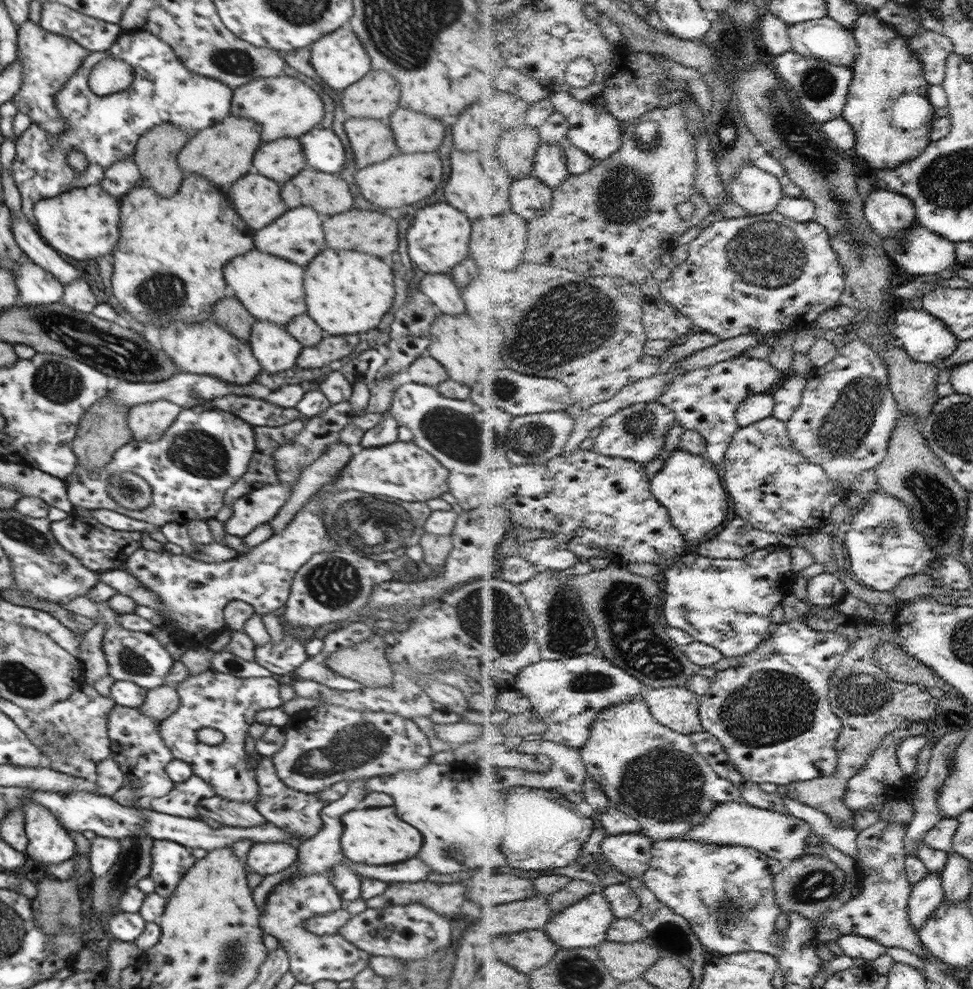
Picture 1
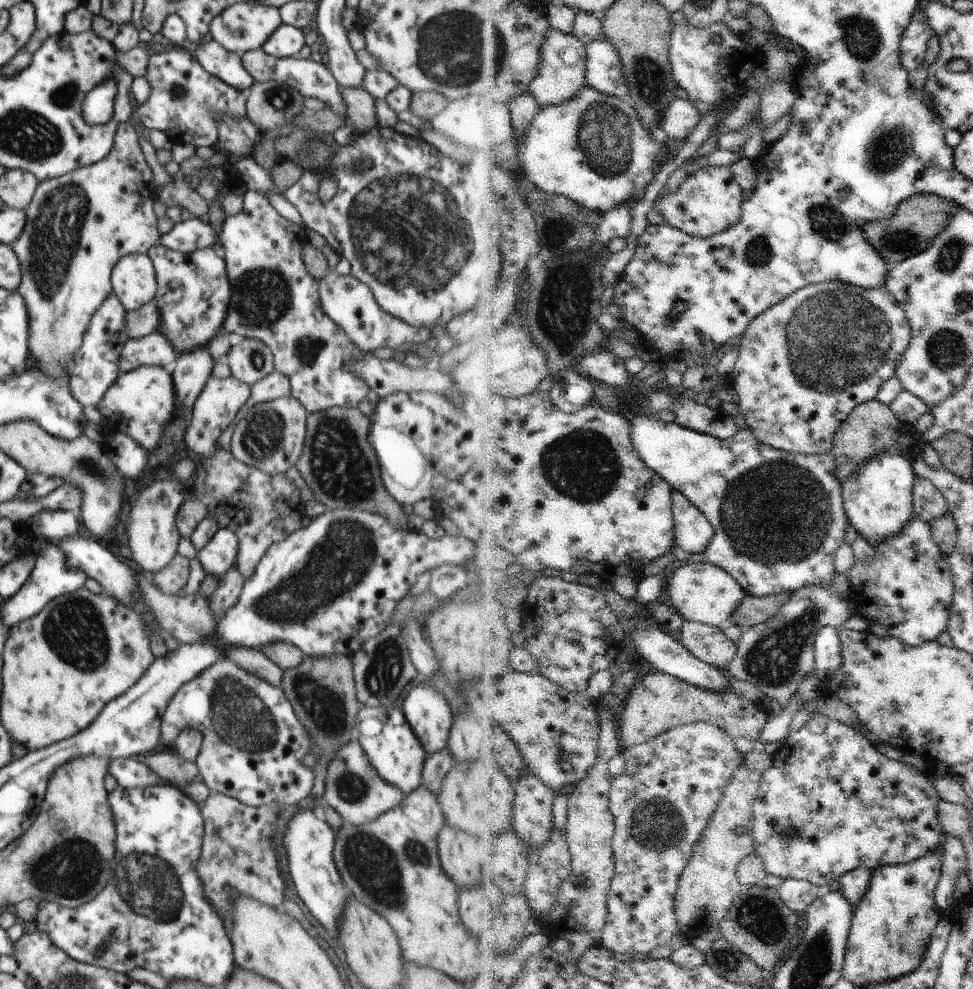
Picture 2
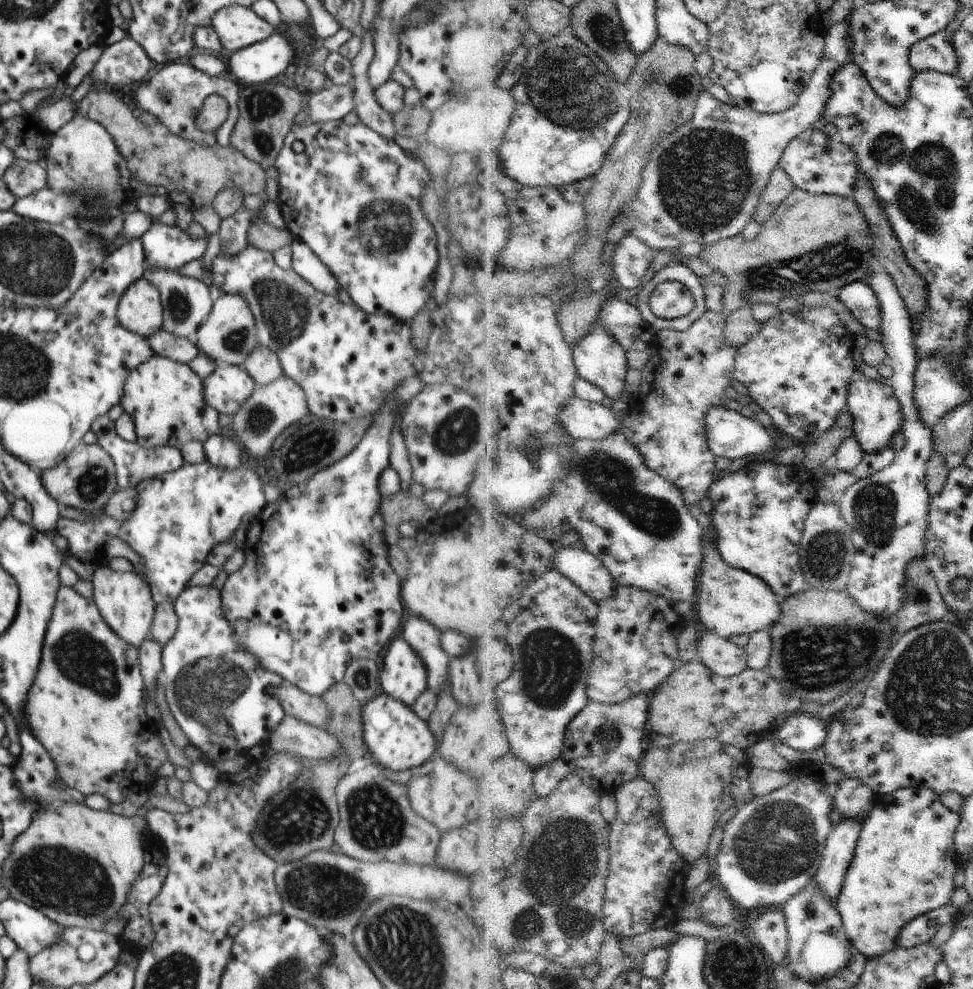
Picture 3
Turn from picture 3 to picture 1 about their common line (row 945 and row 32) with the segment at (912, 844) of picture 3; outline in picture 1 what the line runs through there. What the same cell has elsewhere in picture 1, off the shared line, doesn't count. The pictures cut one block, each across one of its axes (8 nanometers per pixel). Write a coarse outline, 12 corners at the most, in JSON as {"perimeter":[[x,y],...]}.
{"perimeter":[[862,13],[843,116],[857,154],[894,169],[931,144],[924,59]]}

